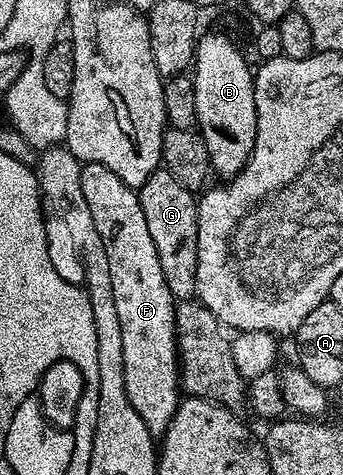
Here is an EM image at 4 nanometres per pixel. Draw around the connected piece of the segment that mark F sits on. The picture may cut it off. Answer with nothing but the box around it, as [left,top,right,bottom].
[80,161,180,435]

